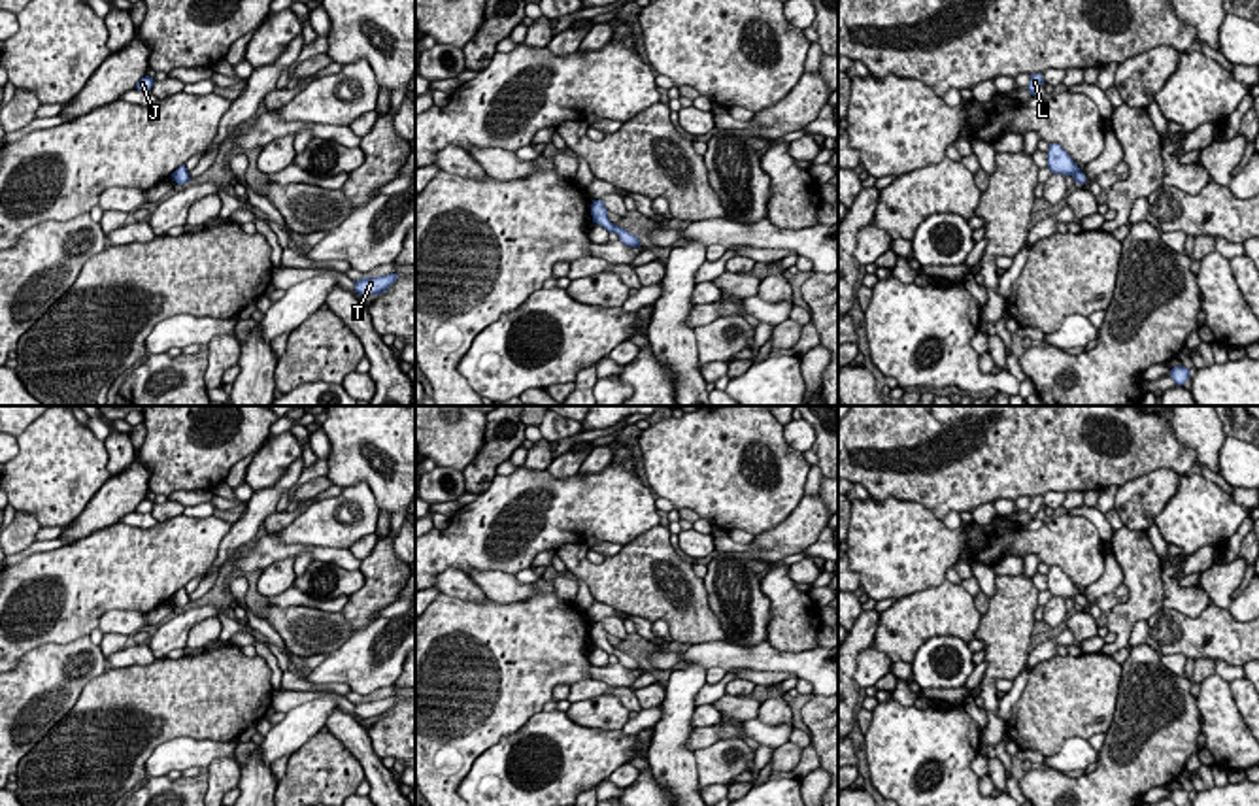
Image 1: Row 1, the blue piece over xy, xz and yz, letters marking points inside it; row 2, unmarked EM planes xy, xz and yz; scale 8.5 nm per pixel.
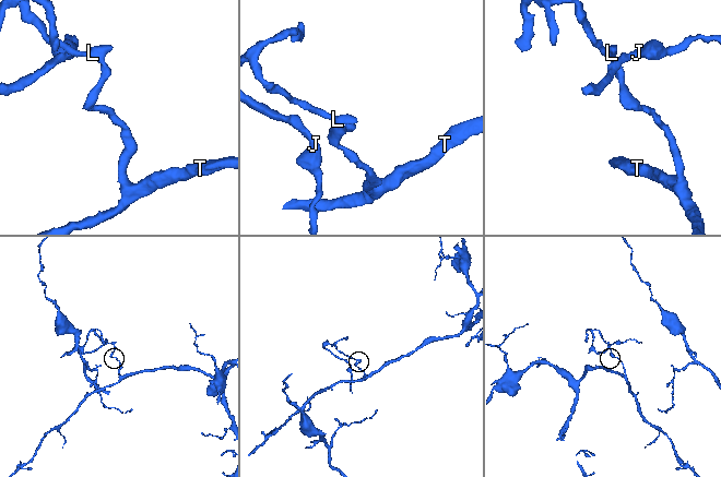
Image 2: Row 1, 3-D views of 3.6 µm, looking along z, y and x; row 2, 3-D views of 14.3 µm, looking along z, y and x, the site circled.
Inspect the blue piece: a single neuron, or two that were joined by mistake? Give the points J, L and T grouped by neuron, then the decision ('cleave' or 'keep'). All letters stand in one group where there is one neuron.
J L / T | cleave

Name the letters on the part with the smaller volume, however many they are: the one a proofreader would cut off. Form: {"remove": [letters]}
{"remove": ["J", "L"]}

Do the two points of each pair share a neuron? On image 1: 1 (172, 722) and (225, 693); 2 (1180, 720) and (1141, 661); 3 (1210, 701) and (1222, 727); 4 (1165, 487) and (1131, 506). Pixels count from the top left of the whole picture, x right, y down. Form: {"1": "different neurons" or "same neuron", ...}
{"1": "same neuron", "2": "same neuron", "3": "same neuron", "4": "same neuron"}

